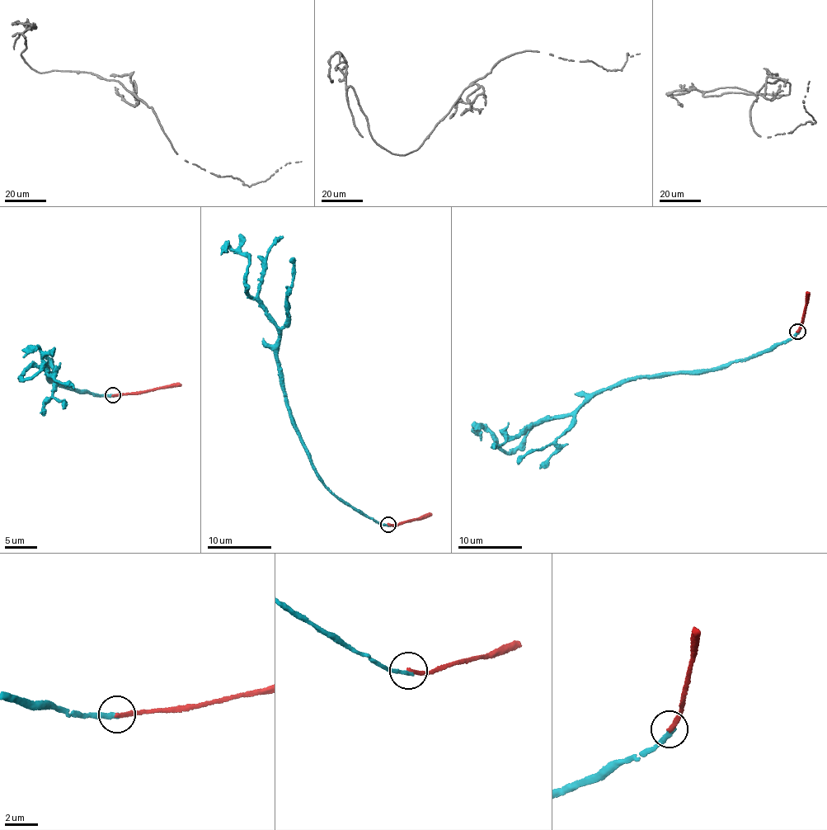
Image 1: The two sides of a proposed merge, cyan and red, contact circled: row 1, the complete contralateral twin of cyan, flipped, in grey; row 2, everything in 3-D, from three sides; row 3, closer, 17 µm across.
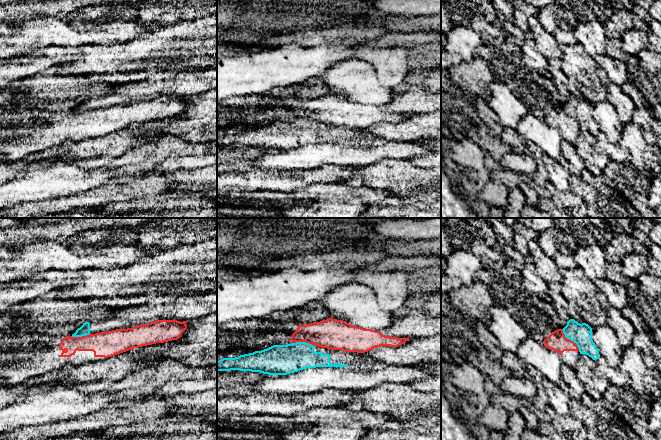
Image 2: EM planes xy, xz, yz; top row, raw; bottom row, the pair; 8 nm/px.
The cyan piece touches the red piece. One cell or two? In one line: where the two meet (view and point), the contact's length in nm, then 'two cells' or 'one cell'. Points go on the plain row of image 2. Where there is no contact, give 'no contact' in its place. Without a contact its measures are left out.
contact yz (570, 115); length 220 nm; two cells

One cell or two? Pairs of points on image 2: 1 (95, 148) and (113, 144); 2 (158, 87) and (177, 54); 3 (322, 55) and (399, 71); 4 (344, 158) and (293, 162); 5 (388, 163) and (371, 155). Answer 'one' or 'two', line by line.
1: one
2: two
3: one
4: one
5: two

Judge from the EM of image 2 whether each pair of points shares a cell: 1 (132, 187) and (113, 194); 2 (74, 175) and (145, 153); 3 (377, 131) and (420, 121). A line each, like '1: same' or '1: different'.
1: same
2: different
3: same

